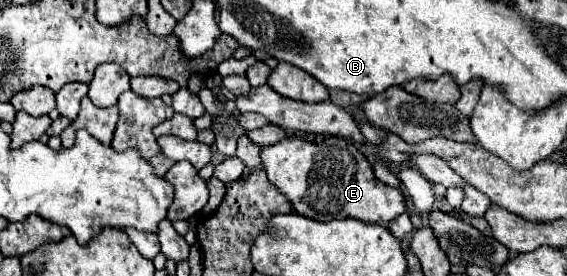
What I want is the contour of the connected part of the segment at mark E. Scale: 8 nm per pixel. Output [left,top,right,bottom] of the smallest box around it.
[260,135,406,225]

